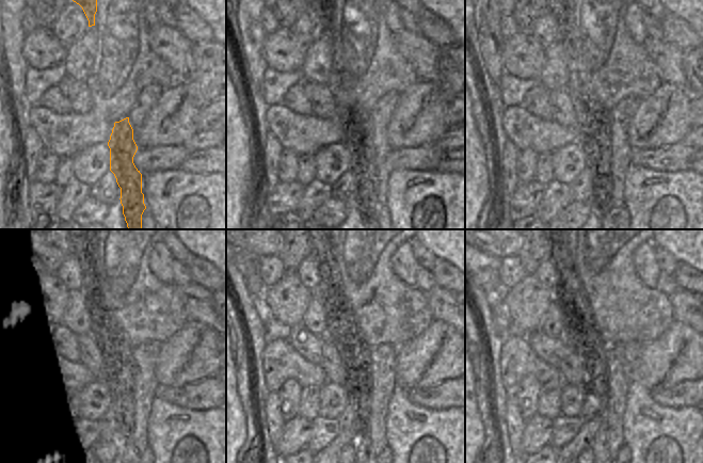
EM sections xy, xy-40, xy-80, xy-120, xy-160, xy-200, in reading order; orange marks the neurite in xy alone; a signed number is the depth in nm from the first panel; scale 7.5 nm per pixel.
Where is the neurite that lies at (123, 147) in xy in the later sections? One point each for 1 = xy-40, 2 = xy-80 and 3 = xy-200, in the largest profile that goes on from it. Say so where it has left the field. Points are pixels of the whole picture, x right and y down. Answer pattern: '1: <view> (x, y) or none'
1: xy-40 (357, 139)
2: xy-80 (594, 130)
3: xy-200 (580, 332)

